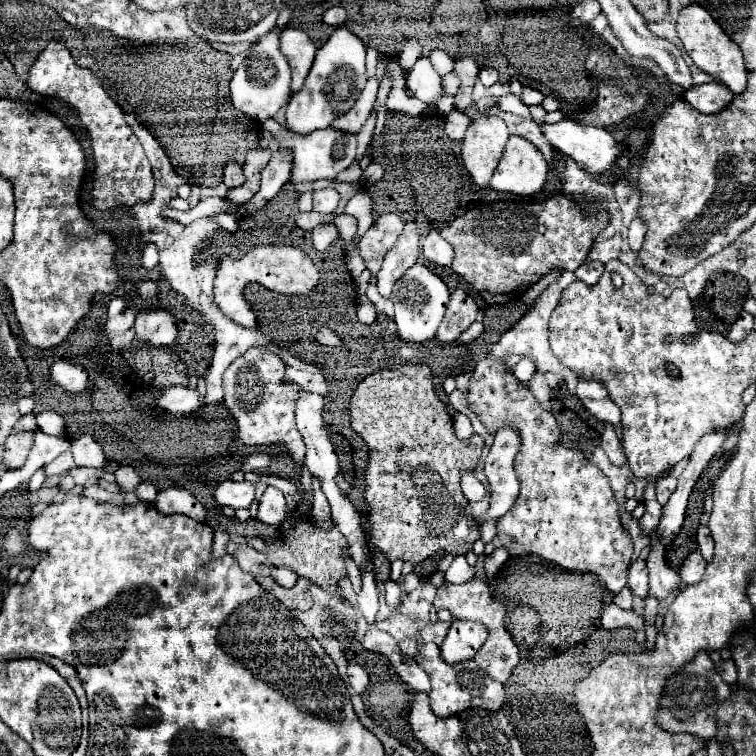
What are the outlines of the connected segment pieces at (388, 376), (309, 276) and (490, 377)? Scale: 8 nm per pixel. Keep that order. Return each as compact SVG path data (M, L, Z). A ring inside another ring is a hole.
M401 364L399 368L371 372L371 376L363 378L353 392L349 416L351 428L361 434L371 452L365 474L371 544L391 562L401 558L417 564L435 552L467 554L479 538L479 528L471 524L473 514L469 500L461 492L461 476L477 468L485 440L479 434L473 434L469 440L459 440L455 436L451 416L435 394L431 370L421 364Z
M259 245L255 246L251 252L247 252L241 260L233 258L223 258L219 268L217 268L217 278L215 278L215 302L221 308L225 316L231 320L245 324L247 328L255 328L257 320L243 298L243 286L249 282L259 282L269 290L283 292L283 294L307 294L317 282L319 274L317 268L313 266L311 258L301 249L287 245ZM273 250L273 252L271 252Z
M487 356L475 366L469 382L469 404L491 434L501 426L513 426L523 438L521 452L515 458L521 492L513 508L497 520L501 544L512 557L537 554L569 572L597 574L607 584L607 590L617 594L627 584L633 540L621 524L619 504L607 476L583 458L583 452L561 444L553 414L539 406L533 394L519 384L501 360Z

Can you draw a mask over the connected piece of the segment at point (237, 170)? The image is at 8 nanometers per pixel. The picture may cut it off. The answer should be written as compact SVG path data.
M227 162L225 170L223 170L223 182L225 186L231 190L231 188L237 188L245 182L245 176L243 176L243 170L237 162Z

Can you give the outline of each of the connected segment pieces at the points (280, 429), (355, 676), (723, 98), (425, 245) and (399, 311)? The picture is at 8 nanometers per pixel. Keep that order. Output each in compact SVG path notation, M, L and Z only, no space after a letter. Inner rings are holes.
M249 350L233 361L223 374L225 406L239 426L239 438L247 446L285 444L295 462L305 460L305 442L295 426L295 404L301 386L285 382L285 362L269 352Z
M351 662L347 672L349 672L349 682L351 682L353 690L355 690L357 694L363 694L365 688L367 688L367 684L369 684L369 676L367 676L367 672L365 672L357 662Z
M709 82L709 84L701 84L685 90L683 98L689 100L689 104L695 110L703 114L713 114L723 110L733 100L733 94L729 94L729 88L725 88L723 84Z
M431 230L423 242L421 242L421 248L423 248L423 256L441 266L441 268L449 268L453 264L453 246L449 242L445 242L435 230Z
M415 264L395 282L391 302L395 306L395 326L397 326L399 338L407 342L425 342L425 340L435 338L435 332L449 304L449 288L427 266Z

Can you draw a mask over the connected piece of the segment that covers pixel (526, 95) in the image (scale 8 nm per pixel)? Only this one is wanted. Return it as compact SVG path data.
M523 88L523 96L521 96L521 102L527 104L527 106L533 106L533 104L541 104L543 102L543 94L535 88Z

